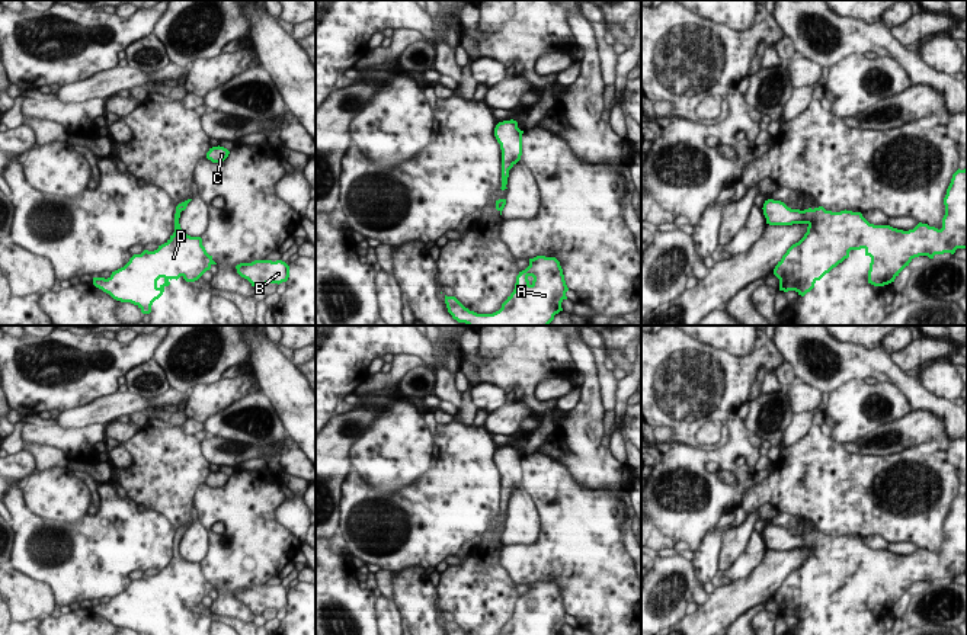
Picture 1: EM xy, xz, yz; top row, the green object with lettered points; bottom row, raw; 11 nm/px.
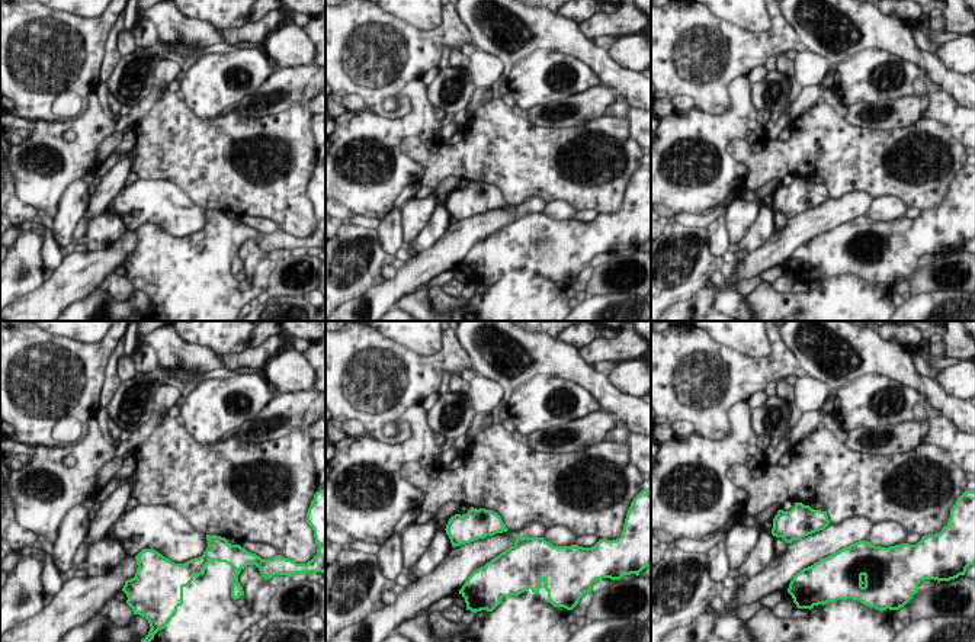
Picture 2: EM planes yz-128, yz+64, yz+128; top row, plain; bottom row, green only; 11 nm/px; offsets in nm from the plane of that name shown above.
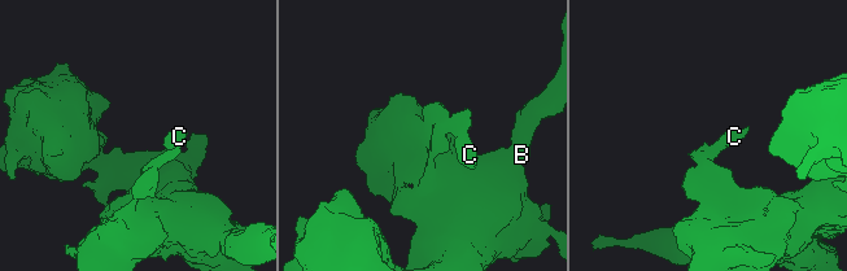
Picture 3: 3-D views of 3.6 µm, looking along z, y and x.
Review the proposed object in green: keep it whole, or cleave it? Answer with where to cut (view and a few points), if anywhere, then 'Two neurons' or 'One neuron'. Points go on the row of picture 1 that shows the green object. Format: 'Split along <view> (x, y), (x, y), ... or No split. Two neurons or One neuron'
No split. One neuron.

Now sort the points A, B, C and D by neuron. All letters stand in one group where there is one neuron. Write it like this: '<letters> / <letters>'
A B C D

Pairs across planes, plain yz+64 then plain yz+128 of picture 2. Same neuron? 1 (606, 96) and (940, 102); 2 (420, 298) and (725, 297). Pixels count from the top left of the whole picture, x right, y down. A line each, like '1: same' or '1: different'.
1: different
2: same

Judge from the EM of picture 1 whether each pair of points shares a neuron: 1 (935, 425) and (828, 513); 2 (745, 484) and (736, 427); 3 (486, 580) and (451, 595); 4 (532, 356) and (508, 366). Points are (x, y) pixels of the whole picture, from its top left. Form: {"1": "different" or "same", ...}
{"1": "different", "2": "same", "3": "same", "4": "same"}

